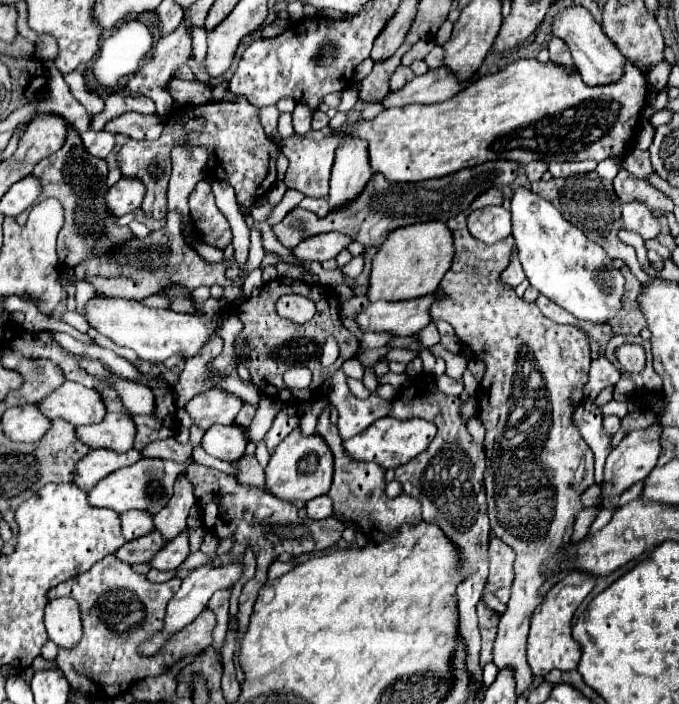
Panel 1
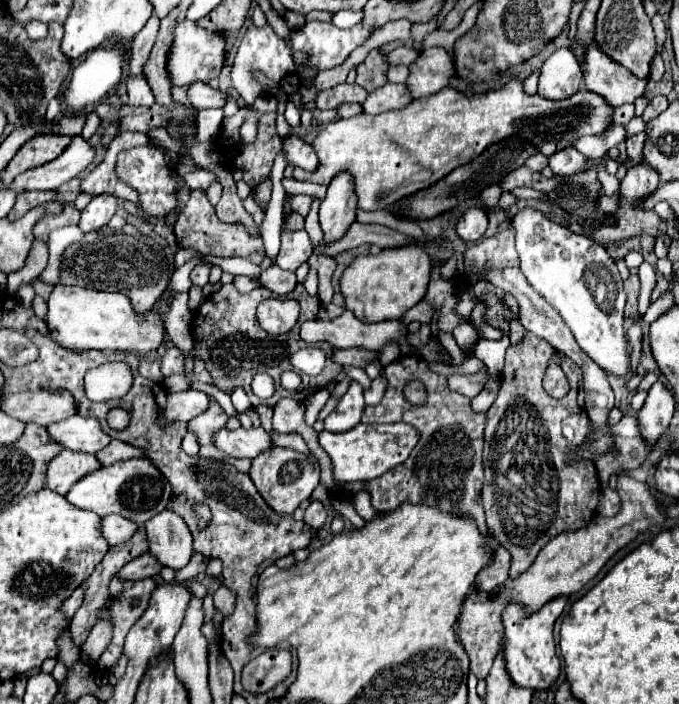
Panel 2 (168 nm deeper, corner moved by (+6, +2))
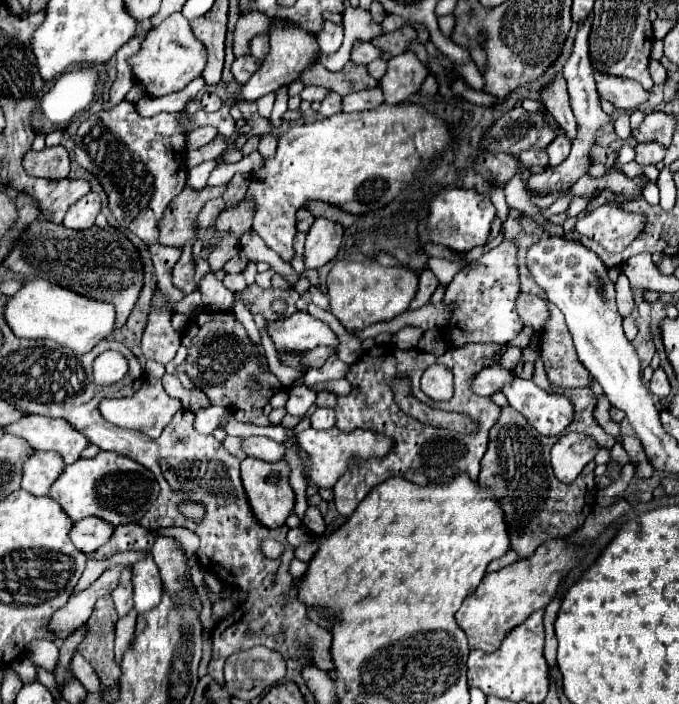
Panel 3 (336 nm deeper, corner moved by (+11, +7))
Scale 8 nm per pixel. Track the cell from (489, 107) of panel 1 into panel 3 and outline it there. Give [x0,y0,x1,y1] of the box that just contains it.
[246,105,452,261]

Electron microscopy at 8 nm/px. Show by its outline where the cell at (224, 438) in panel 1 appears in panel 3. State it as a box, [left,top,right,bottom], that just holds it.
[242,437,284,463]

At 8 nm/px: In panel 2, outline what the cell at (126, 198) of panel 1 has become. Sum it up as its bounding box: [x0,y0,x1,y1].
[79,194,117,232]

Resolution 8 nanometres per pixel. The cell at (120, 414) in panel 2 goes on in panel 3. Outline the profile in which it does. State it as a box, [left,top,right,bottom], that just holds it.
[100,379,182,437]

